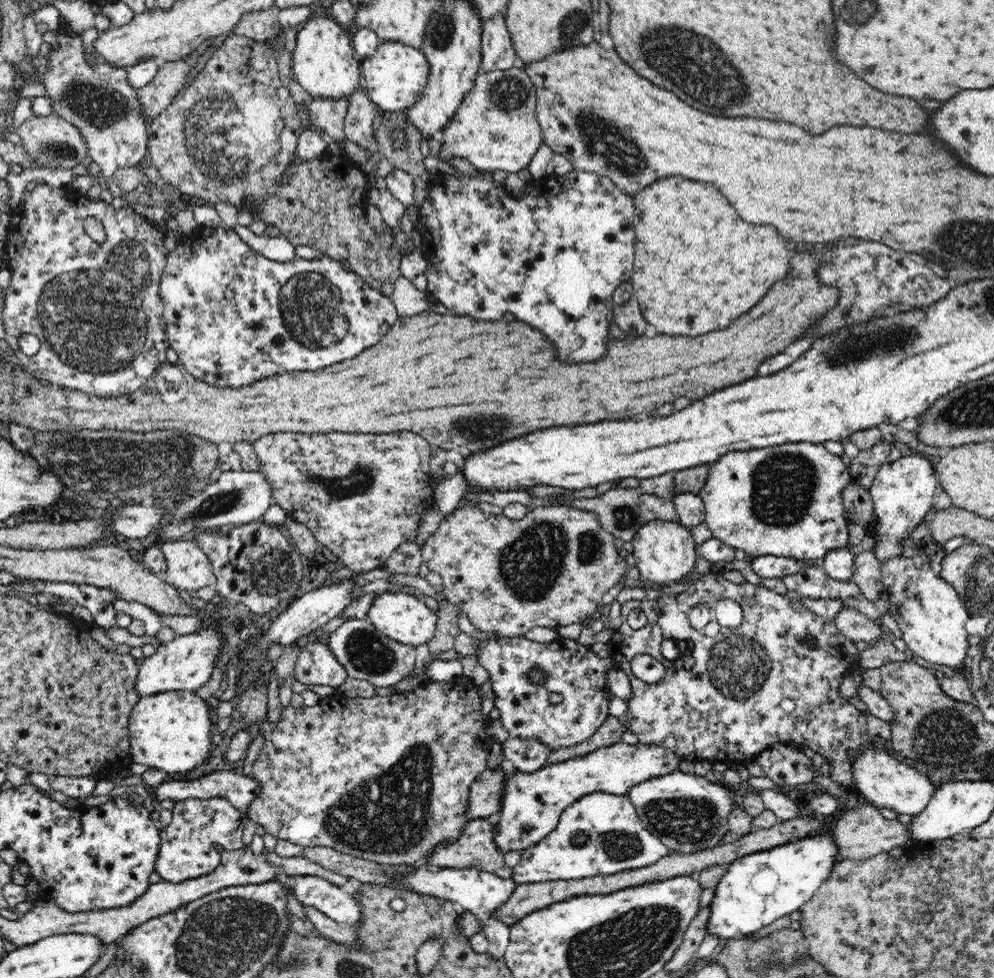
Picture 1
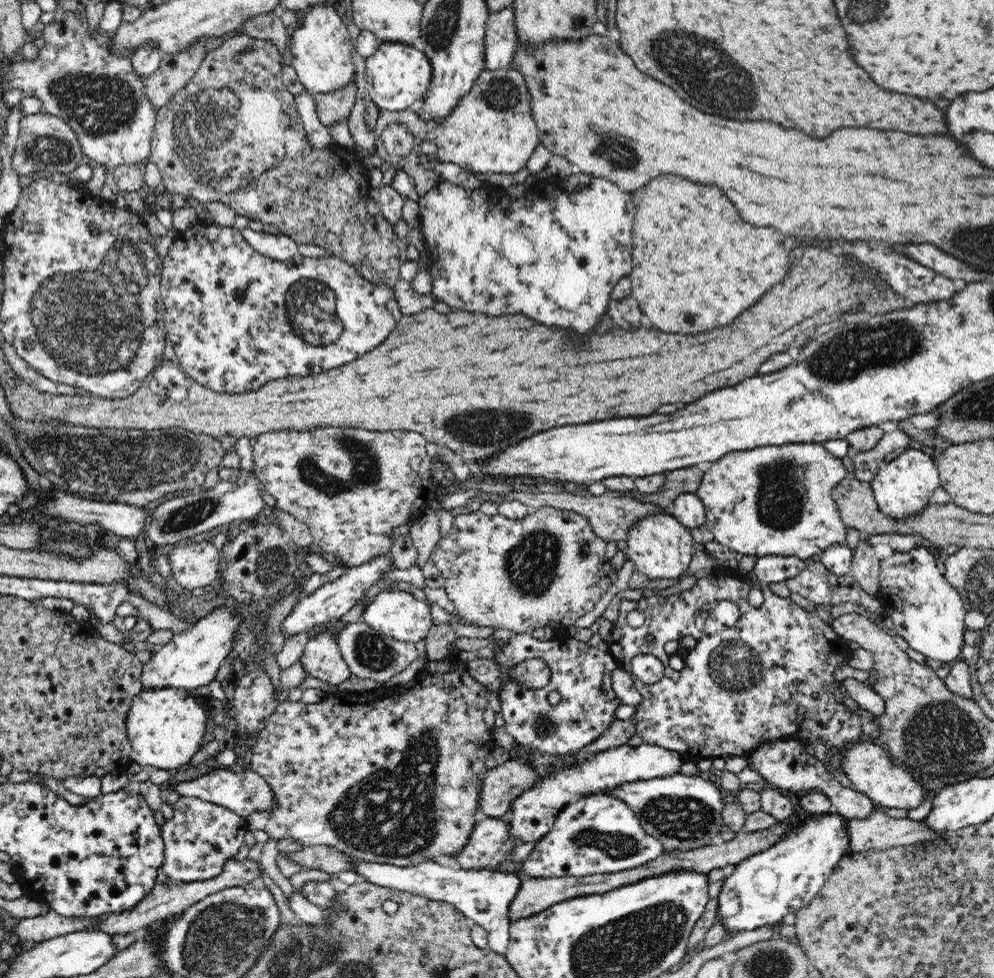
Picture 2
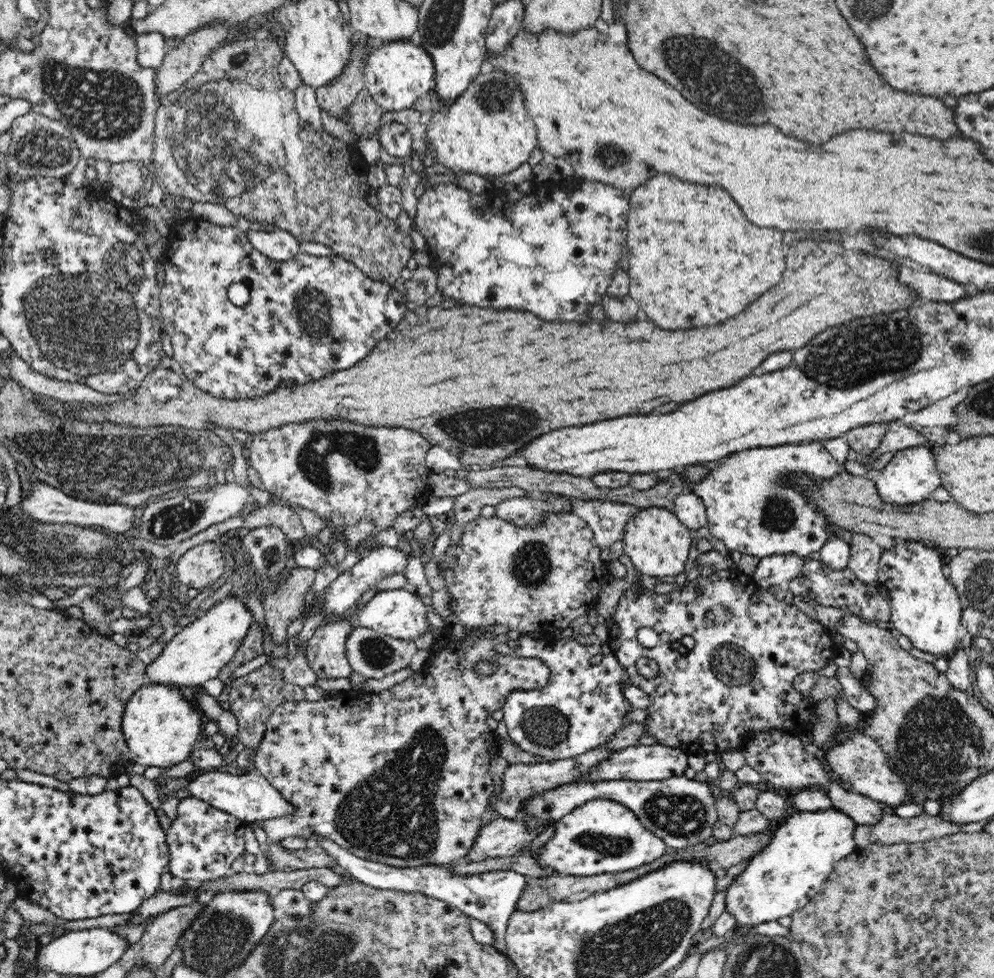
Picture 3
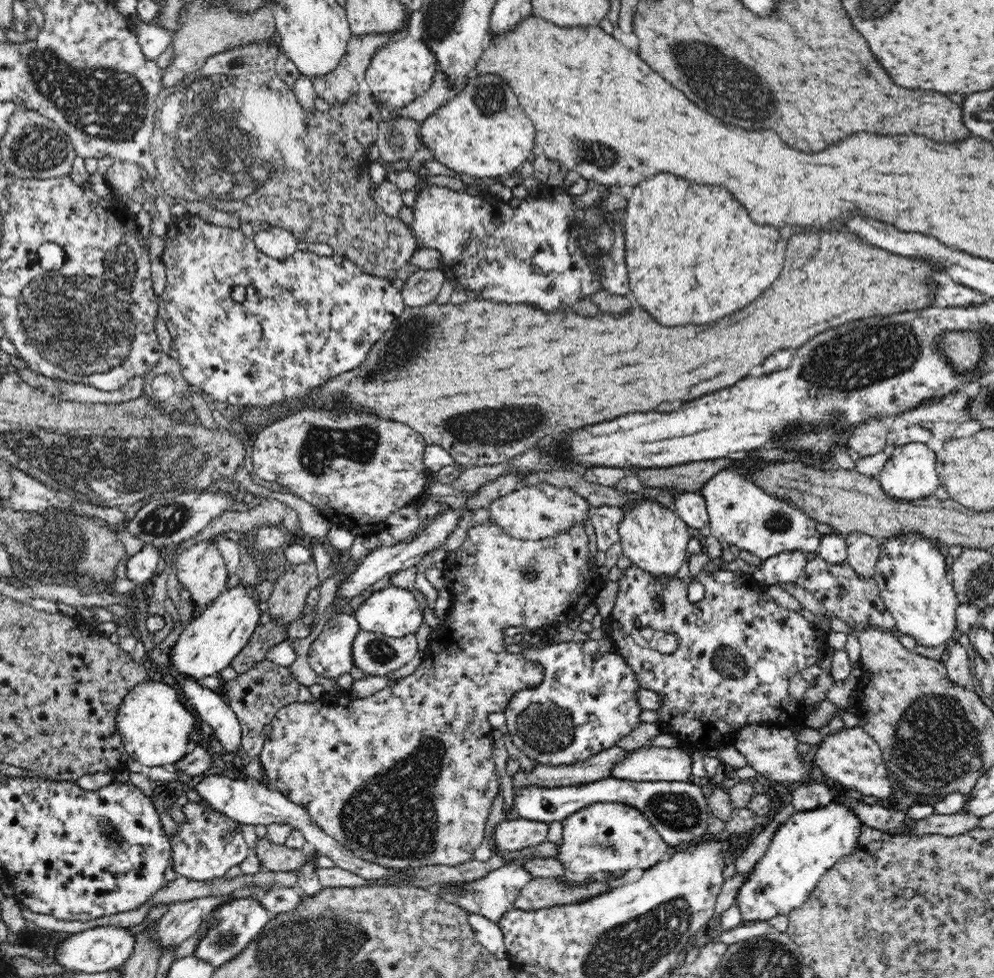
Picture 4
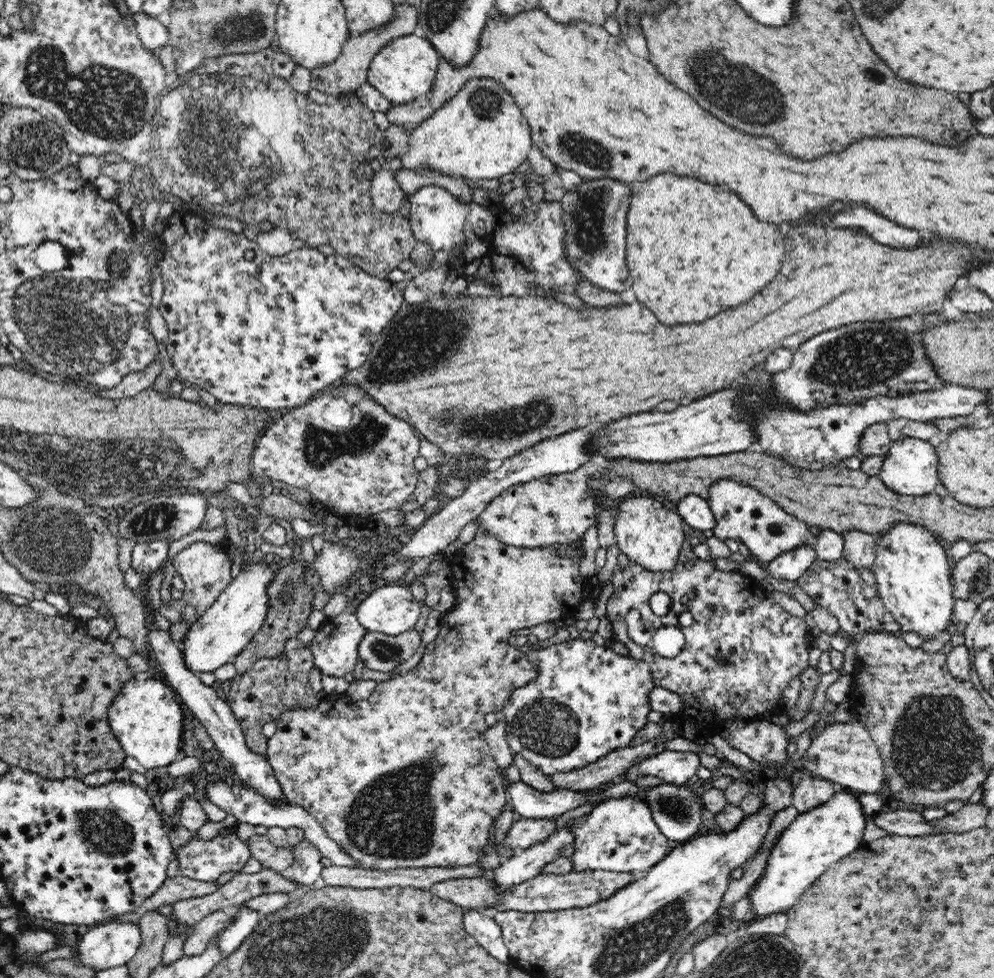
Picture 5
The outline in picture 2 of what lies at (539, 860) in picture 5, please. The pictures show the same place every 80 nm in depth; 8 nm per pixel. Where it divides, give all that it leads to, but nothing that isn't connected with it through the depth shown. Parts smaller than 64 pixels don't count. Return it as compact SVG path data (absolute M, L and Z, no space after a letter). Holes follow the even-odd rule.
M248 767L239 773L229 769L213 770L195 779L174 784L169 791L176 791L180 797L196 797L214 804L221 804L244 817L250 816L254 810L266 810L272 806L272 791L268 783ZM358 861L357 874L359 879L378 886L453 904L467 916L471 923L479 924L486 930L489 947L492 951L504 956L509 945L509 926L511 925L508 920L508 906L518 894L521 882L520 877L514 873L488 869L455 869L432 861L420 862L407 867Z

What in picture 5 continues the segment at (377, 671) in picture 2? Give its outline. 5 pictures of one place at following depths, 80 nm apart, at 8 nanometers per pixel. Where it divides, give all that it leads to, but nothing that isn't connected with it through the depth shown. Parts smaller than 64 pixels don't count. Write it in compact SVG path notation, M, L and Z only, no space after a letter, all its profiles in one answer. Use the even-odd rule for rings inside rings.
M415 629L398 636L366 632L358 644L358 660L370 670L392 673L412 658L420 646L420 636Z

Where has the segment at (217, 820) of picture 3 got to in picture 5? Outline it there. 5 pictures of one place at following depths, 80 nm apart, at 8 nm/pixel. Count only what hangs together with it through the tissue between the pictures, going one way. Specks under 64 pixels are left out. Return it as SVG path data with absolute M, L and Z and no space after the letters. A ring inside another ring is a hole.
M236 826L229 829L224 828L217 836L207 839L202 838L198 831L192 834L194 835L187 842L174 850L180 875L200 882L215 882L221 874L241 871L246 860L250 858L251 848L238 837Z

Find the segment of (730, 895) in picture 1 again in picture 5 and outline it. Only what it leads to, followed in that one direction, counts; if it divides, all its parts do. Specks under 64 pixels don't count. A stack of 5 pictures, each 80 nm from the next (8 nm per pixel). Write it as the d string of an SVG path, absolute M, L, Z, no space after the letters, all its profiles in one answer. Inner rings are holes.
M840 790L834 796L813 808L799 813L775 840L762 874L746 894L752 916L786 913L800 900L802 893L817 881L835 862L852 854L863 843L867 814L858 799L849 790Z

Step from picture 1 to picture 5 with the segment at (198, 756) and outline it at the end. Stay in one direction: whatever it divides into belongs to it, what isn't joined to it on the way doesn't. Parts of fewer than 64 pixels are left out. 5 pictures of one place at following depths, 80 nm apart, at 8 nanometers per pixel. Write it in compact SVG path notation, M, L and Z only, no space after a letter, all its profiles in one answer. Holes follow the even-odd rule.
M145 676L124 684L122 692L109 706L110 726L114 736L120 741L127 756L133 756L144 768L160 768L176 762L184 744L185 711L176 701L176 692L161 678L148 679Z

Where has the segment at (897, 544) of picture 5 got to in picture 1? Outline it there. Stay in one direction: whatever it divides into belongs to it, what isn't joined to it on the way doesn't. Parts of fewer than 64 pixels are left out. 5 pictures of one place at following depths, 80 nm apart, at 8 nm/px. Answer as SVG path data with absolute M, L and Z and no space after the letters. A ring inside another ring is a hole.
M916 548L904 557L894 558L881 564L884 595L890 599L889 615L898 623L898 627L902 631L902 640L915 656L934 664L949 666L955 671L968 669L969 665L966 662L974 651L968 645L966 623L969 615L965 610L966 605L950 584L946 583L941 577L934 576L934 572L930 569L929 559L924 554L919 555L919 551Z

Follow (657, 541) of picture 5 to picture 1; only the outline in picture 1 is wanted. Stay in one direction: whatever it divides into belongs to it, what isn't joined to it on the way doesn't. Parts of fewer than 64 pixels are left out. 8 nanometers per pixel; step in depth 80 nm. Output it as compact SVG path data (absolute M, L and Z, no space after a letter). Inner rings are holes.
M651 520L644 524L633 538L636 568L642 578L661 587L677 584L695 568L698 546L687 527L674 522Z

